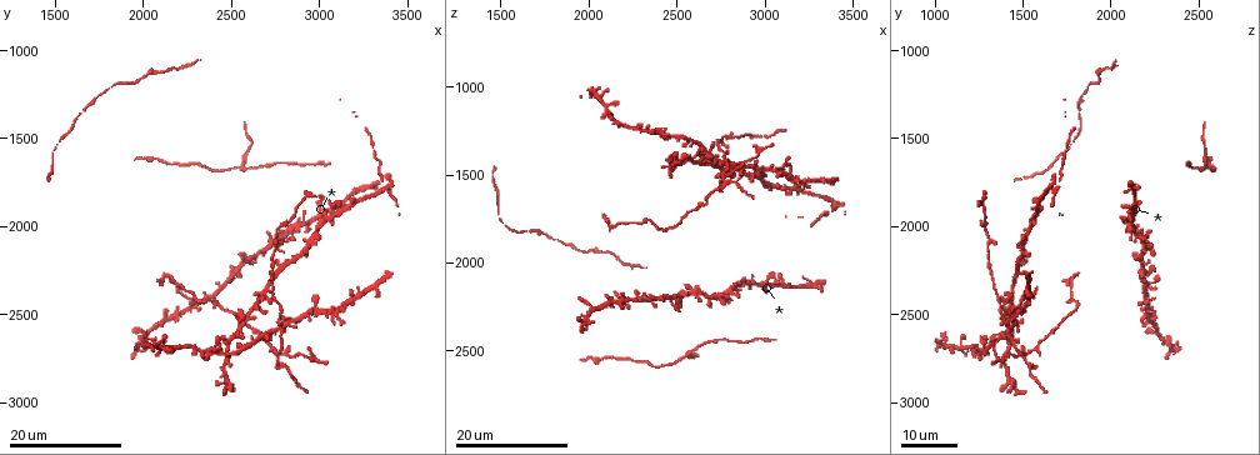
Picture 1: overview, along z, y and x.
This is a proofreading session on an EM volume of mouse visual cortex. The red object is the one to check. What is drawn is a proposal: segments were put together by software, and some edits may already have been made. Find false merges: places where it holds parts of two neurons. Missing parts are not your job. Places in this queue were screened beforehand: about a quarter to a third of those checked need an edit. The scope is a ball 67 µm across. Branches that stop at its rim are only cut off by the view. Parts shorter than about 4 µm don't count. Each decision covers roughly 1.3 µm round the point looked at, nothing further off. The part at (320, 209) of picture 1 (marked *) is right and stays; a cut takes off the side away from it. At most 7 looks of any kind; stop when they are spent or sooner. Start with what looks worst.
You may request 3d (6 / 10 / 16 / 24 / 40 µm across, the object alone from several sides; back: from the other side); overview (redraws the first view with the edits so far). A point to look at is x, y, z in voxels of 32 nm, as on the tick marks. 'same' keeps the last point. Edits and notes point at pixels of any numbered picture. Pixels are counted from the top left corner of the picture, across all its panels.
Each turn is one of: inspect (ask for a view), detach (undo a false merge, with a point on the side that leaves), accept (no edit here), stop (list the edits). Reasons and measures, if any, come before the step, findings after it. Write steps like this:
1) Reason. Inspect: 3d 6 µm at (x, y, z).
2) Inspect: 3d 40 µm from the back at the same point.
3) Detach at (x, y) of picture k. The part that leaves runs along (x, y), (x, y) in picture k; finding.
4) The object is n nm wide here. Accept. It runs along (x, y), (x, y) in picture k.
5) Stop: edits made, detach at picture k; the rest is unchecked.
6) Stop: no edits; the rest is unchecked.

Small branch off a trunk. Inspect: 3d 24 µm at (2800, 2720, 1520).

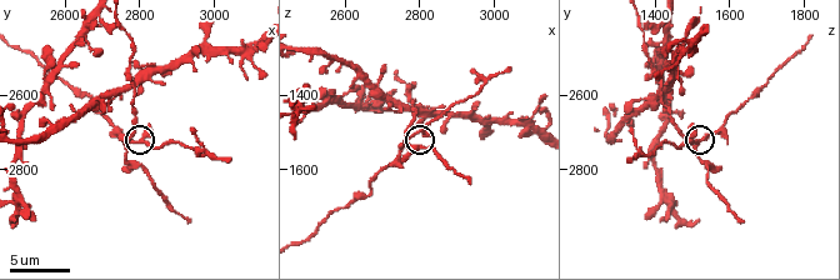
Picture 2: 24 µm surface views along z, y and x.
Inspect: 3d 6 µm at (2780, 2730, 1510).

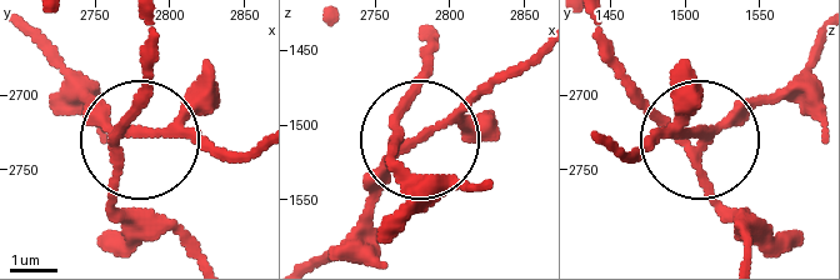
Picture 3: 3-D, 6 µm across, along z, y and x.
Detach at (175, 125) of picture 3. The part that leaves runs along (106, 145), (86, 101), (35, 50) in picture 3; a second neuron is stuck on.

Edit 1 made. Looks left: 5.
Two arms in line, one across. Inspect: 3d 6 µm at (2740, 2400, 1360).

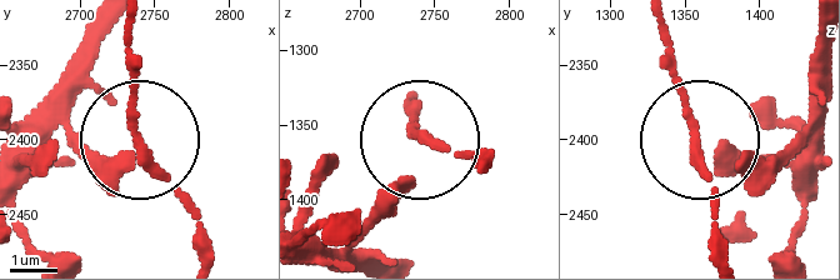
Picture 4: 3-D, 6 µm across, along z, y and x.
Inspect: 3d 6 µm from the back at (2742, 2410, 1358).

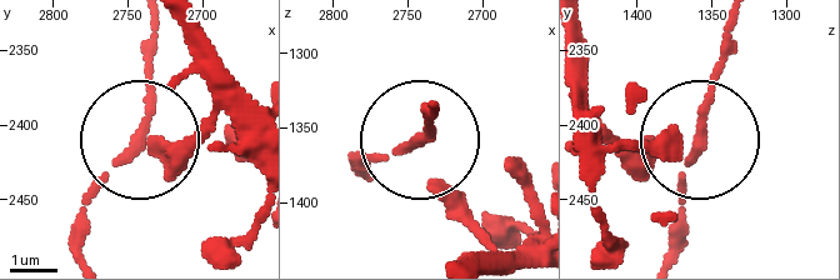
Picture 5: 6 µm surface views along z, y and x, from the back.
The side arm is 30 µm long. Accept. It runs along (203, 74), (211, 98), (188, 134), (144, 134), (151, 30) in picture 5; all the same neuron.

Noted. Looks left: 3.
A fork. Inspect: 3d 16 µm at (2560, 1680, 2520).

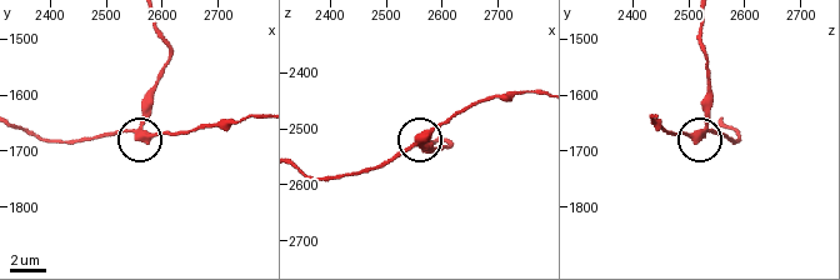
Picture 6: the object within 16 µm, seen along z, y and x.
Zoom in. Inspect: 3d 10 µm at (2560, 1660, 2530).

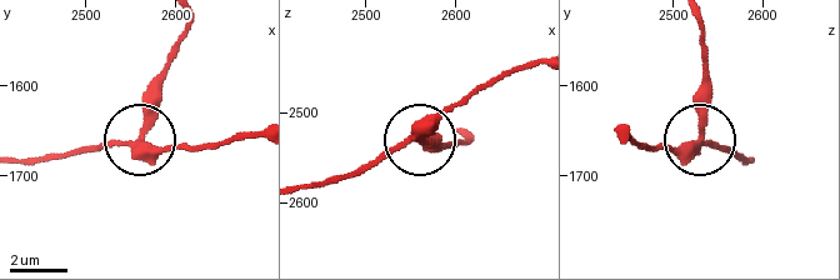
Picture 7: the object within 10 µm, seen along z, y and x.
Detach at (146, 93) of picture 7. The part that leaves runs along (145, 131), (150, 84), (185, 26) in picture 7; a second neuron is stuck on.

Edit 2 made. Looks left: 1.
Inspect: 3d 10 µm at (2770, 2570, 1440).

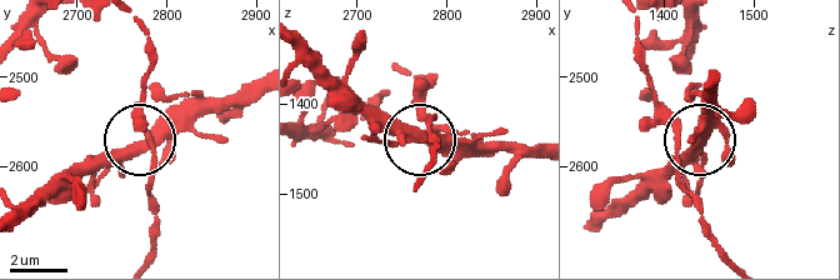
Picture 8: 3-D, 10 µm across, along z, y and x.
Accept. It runs along (136, 21), (150, 64), (139, 143), (158, 136), (198, 95) in picture 8; continuous, no second neuron.

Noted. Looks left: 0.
Stop: edits made, detach at picture 3, detach at picture 7; the rest is unchecked.

